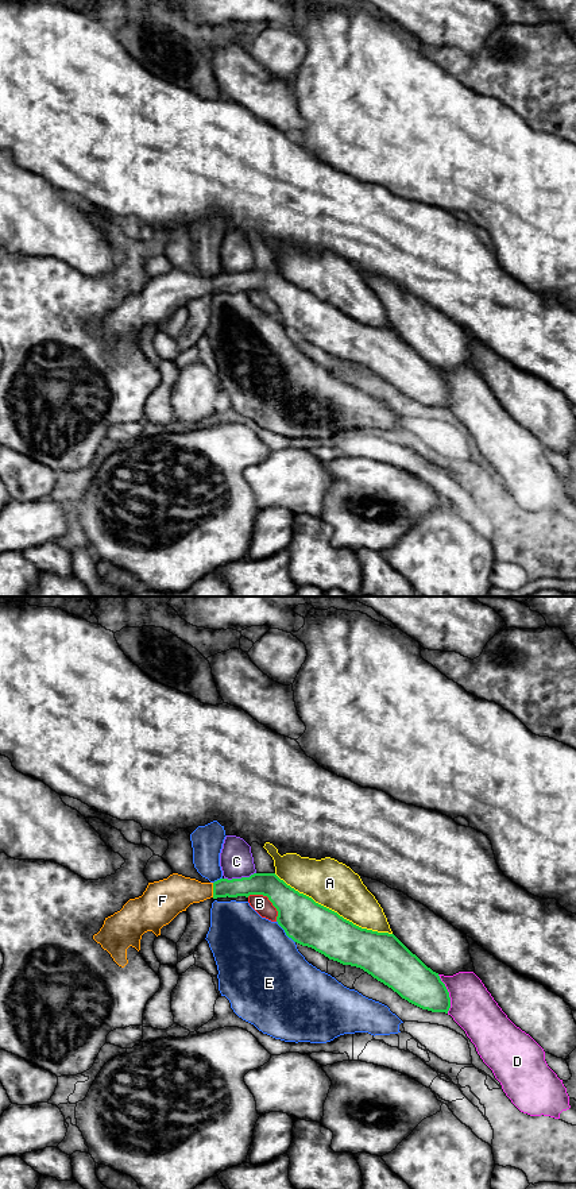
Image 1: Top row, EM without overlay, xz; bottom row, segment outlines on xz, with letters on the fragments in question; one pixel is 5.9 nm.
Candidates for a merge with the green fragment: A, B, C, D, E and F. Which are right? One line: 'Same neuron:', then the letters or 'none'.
Same neuron: F

